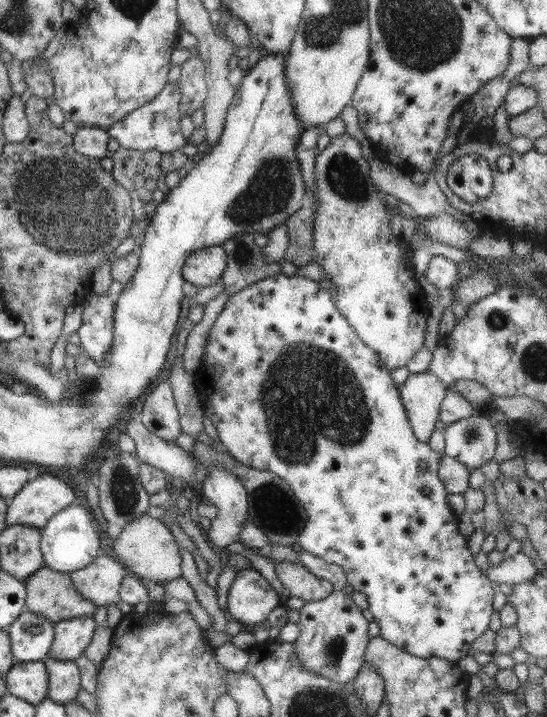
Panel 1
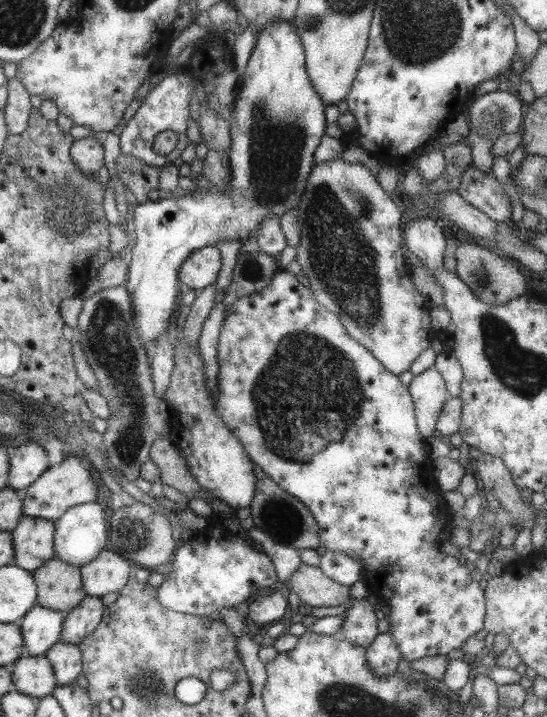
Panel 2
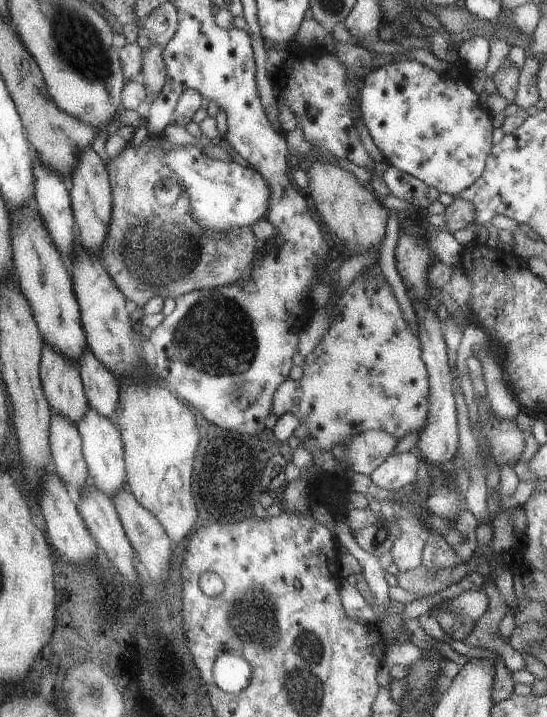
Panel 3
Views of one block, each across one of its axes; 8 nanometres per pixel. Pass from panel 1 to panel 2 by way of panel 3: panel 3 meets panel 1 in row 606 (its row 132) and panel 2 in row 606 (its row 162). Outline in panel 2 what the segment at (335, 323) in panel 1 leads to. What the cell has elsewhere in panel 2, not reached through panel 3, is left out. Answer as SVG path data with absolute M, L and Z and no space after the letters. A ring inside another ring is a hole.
M280 270L272 275L271 282L265 289L257 293L238 298L230 304L218 334L216 346L216 360L218 373L216 374L216 402L214 409L223 424L230 430L231 436L241 443L252 462L255 462L277 487L293 496L309 510L319 531L321 547L327 552L345 554L353 562L359 562L363 580L369 590L376 594L382 604L389 607L389 616L386 617L391 626L391 638L397 644L401 657L412 661L424 656L445 655L449 650L460 648L463 641L483 628L484 590L477 581L469 577L469 570L458 561L441 552L441 538L446 537L446 524L442 524L441 516L448 516L450 512L442 498L442 493L434 480L432 459L423 448L423 437L419 434L414 417L414 406L408 393L408 387L401 385L397 375L385 370L381 363L364 346L351 338L337 315L325 310L315 299L313 294L297 282L295 275Z

